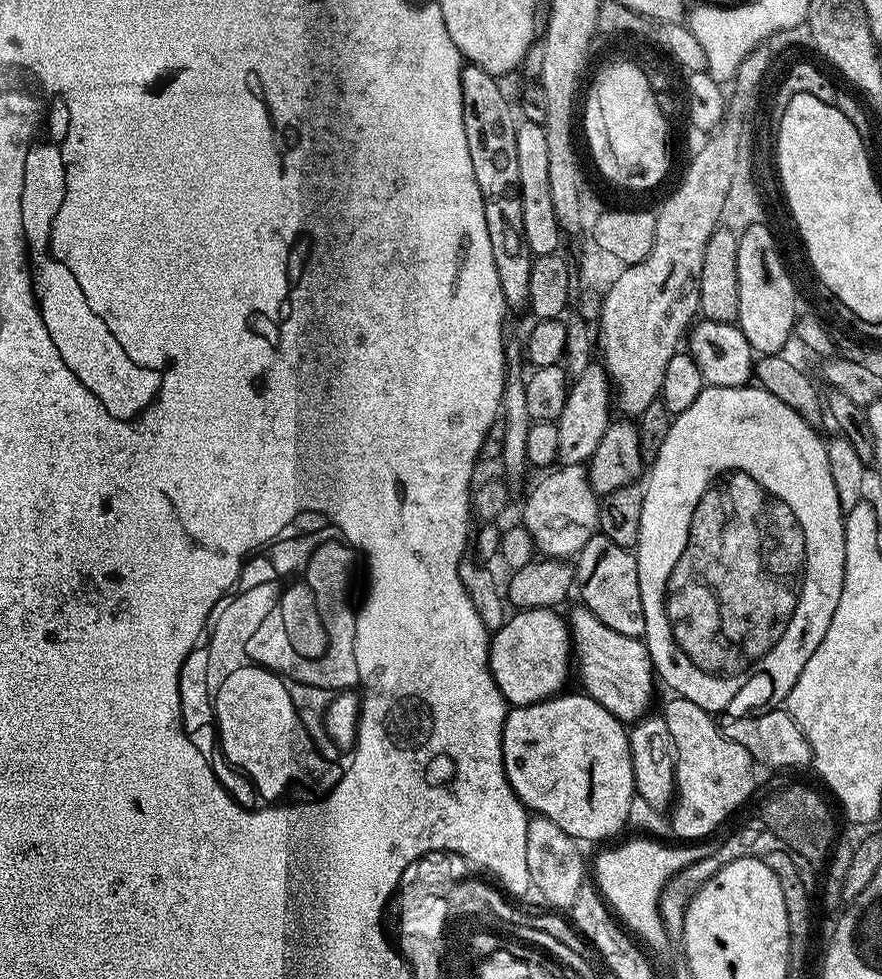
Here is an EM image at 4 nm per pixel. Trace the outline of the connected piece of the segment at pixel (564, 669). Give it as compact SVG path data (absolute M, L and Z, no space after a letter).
M522 608L513 611L512 617L493 631L488 645L488 665L492 671L494 682L504 699L513 708L530 706L552 696L561 695L565 691L564 683L570 676L570 657L572 656L572 638L568 630L568 621L559 616L556 608Z

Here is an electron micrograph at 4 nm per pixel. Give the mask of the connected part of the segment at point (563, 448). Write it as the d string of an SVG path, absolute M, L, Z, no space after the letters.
M592 362L582 376L576 378L568 389L566 406L562 406L558 426L559 463L563 466L587 465L588 460L598 450L602 434L614 420L614 391L608 373L599 363Z

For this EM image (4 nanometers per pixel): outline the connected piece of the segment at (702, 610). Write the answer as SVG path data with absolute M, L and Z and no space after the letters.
M705 386L698 394L698 398L694 398L694 402L690 402L690 406L686 406L686 410L682 410L671 421L666 440L662 443L657 458L650 465L650 471L647 473L647 476L649 476L648 480L646 476L646 483L644 484L640 536L636 540L634 549L638 562L638 582L642 590L642 610L646 614L646 630L642 639L648 645L648 653L652 659L655 675L659 679L661 676L676 691L673 693L679 699L694 702L710 713L723 713L727 709L724 707L747 686L748 680L754 679L755 676L769 676L772 679L773 698L780 700L780 702L787 701L794 682L798 682L798 674L802 674L802 666L806 666L806 662L810 662L810 654L814 654L814 650L818 650L818 642L822 642L822 638L826 638L826 626L830 626L830 618L834 618L834 606L838 606L838 598L842 594L842 582L844 581L844 518L846 514L840 509L838 490L834 490L834 478L830 478L830 462L828 461L828 446L825 437L820 437L812 428L815 427L809 421L802 419L794 410L790 410L790 406L786 406L786 402L782 402L762 387L710 388Z

